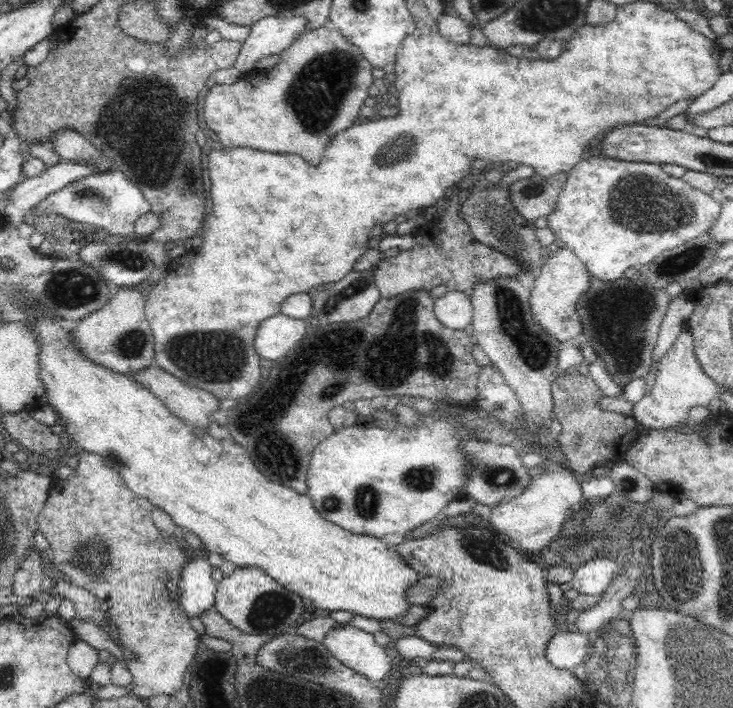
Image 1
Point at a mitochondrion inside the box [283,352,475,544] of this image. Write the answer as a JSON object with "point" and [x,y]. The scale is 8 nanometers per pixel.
{"point":[421,478]}

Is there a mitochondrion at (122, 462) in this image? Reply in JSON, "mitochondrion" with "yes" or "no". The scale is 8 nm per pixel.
{"mitochondrion":"yes"}

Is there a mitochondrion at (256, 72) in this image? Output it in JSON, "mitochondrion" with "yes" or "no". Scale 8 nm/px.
{"mitochondrion":"no"}

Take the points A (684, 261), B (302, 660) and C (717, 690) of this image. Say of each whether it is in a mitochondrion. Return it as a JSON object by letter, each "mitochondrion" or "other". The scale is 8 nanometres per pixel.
{"A":"mitochondrion","B":"mitochondrion","C":"mitochondrion"}

